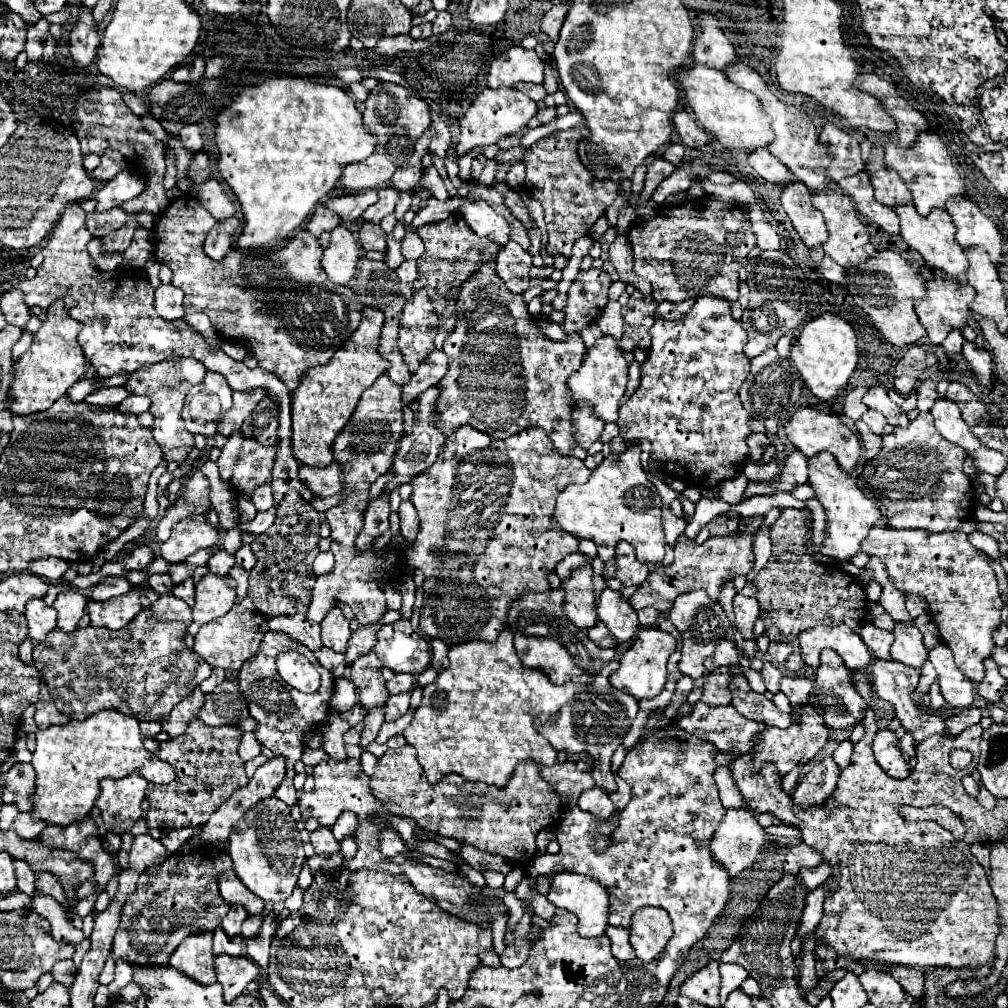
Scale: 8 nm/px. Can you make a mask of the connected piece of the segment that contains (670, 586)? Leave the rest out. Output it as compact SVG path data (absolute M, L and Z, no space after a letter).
M680 535L674 543L674 561L668 567L654 569L648 579L638 587L638 591L630 597L630 605L634 611L644 607L656 607L658 611L670 611L672 603L678 595L704 589L712 601L718 599L722 583L728 581L730 575L750 573L754 565L752 555L752 539L754 535L730 535L730 537L710 537L704 545L694 543L686 535Z

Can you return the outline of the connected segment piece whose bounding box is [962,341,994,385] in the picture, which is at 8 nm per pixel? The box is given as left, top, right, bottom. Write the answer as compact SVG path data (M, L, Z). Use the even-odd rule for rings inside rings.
M964 343L962 349L966 361L970 363L970 367L974 369L974 373L978 375L978 379L982 381L982 385L988 385L992 381L992 357L988 351L980 351L974 343Z

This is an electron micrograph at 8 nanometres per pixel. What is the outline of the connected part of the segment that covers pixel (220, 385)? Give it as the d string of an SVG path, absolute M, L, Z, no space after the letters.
M206 373L206 377L202 379L202 383L198 383L196 387L190 389L188 399L198 393L198 391L210 391L210 393L216 393L220 397L220 403L222 403L222 413L226 413L230 407L232 407L232 391L230 387L226 385L226 379L218 373Z

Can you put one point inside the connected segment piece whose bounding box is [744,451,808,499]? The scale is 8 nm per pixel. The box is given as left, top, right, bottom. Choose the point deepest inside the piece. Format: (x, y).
(794, 472)

